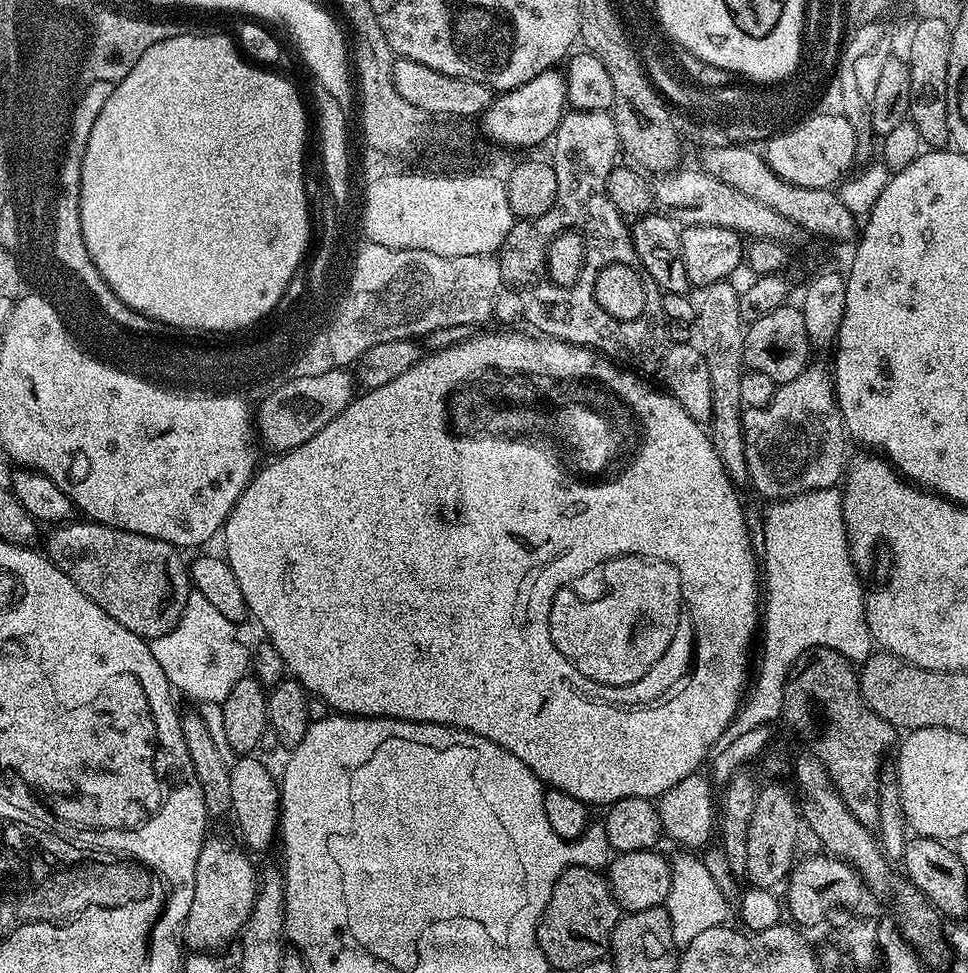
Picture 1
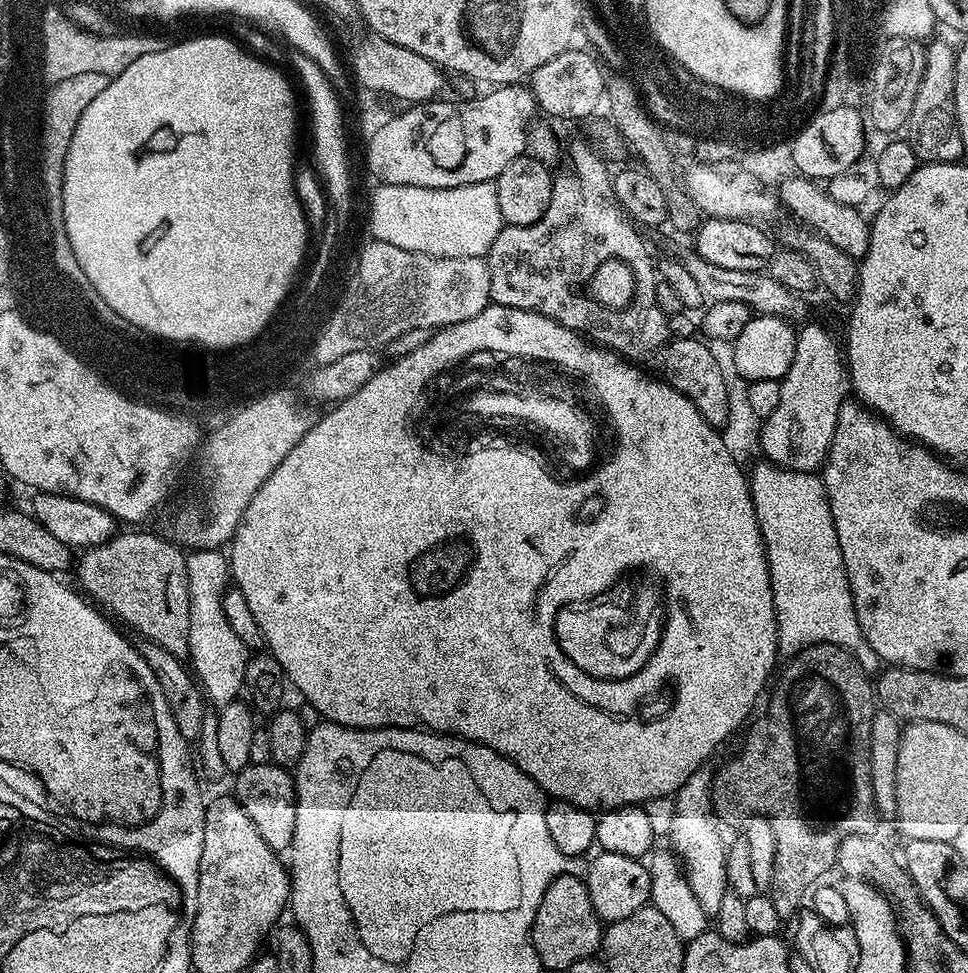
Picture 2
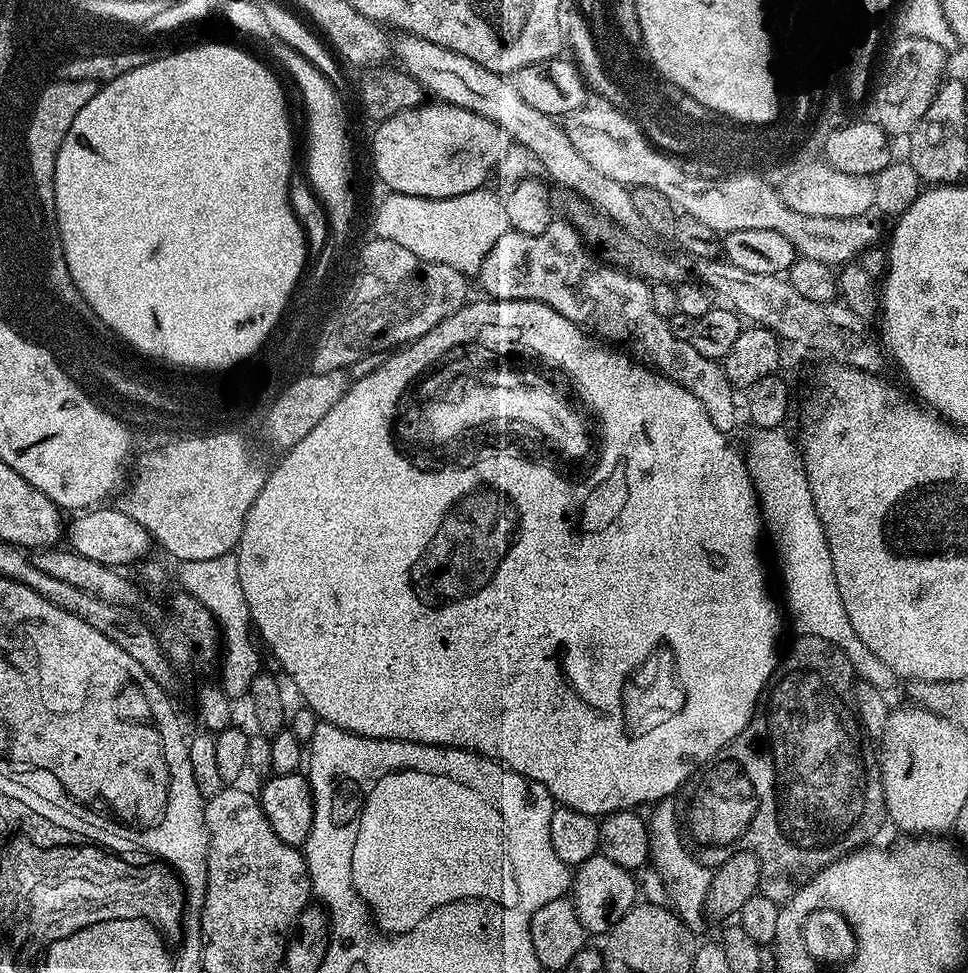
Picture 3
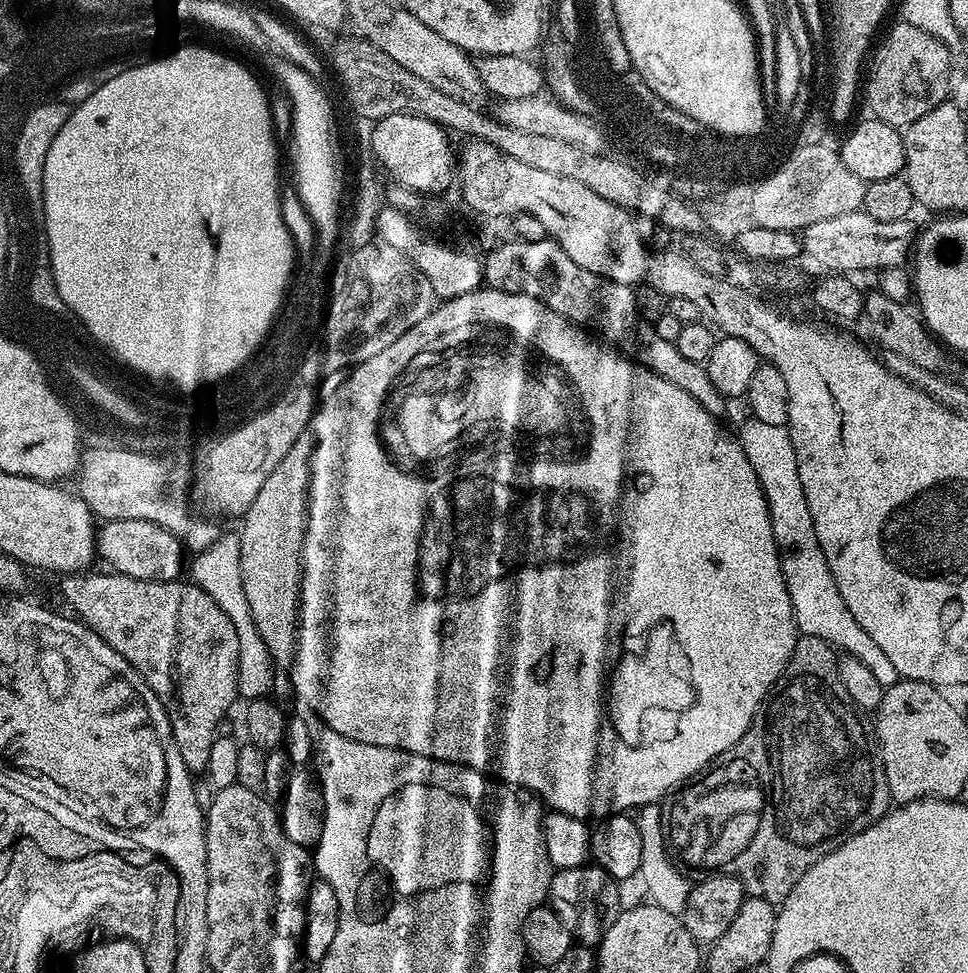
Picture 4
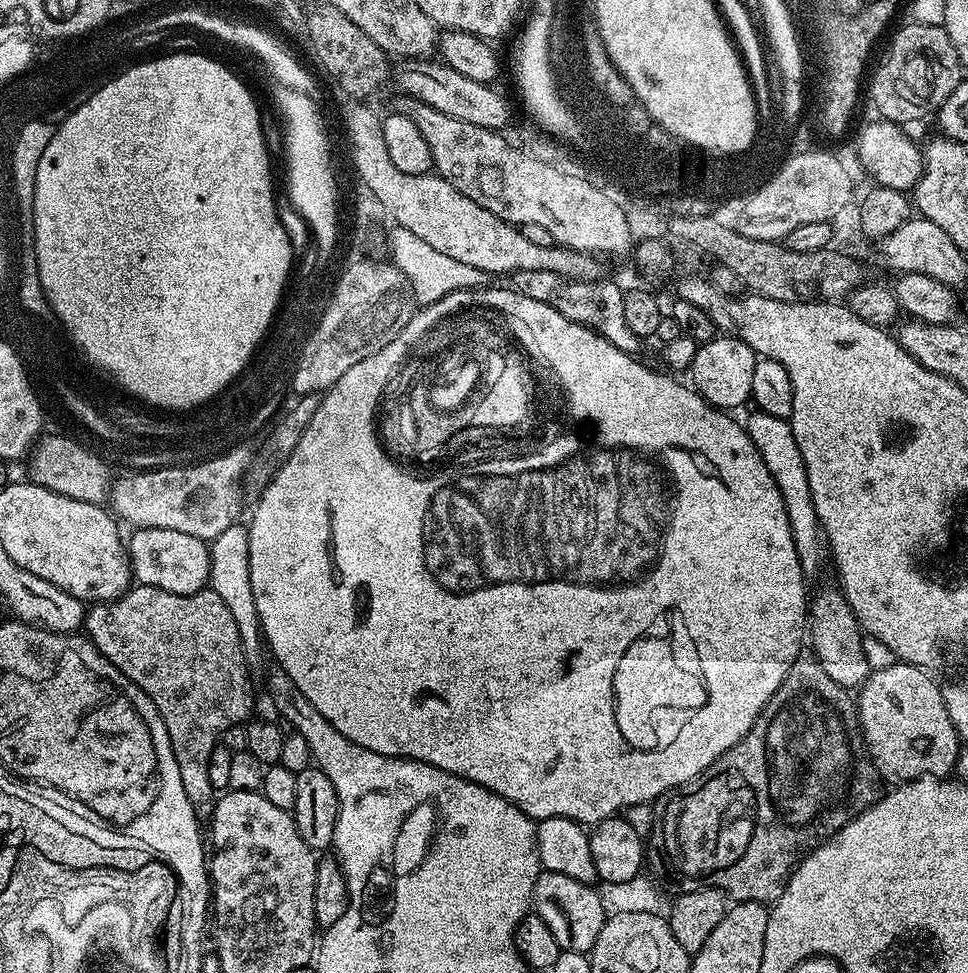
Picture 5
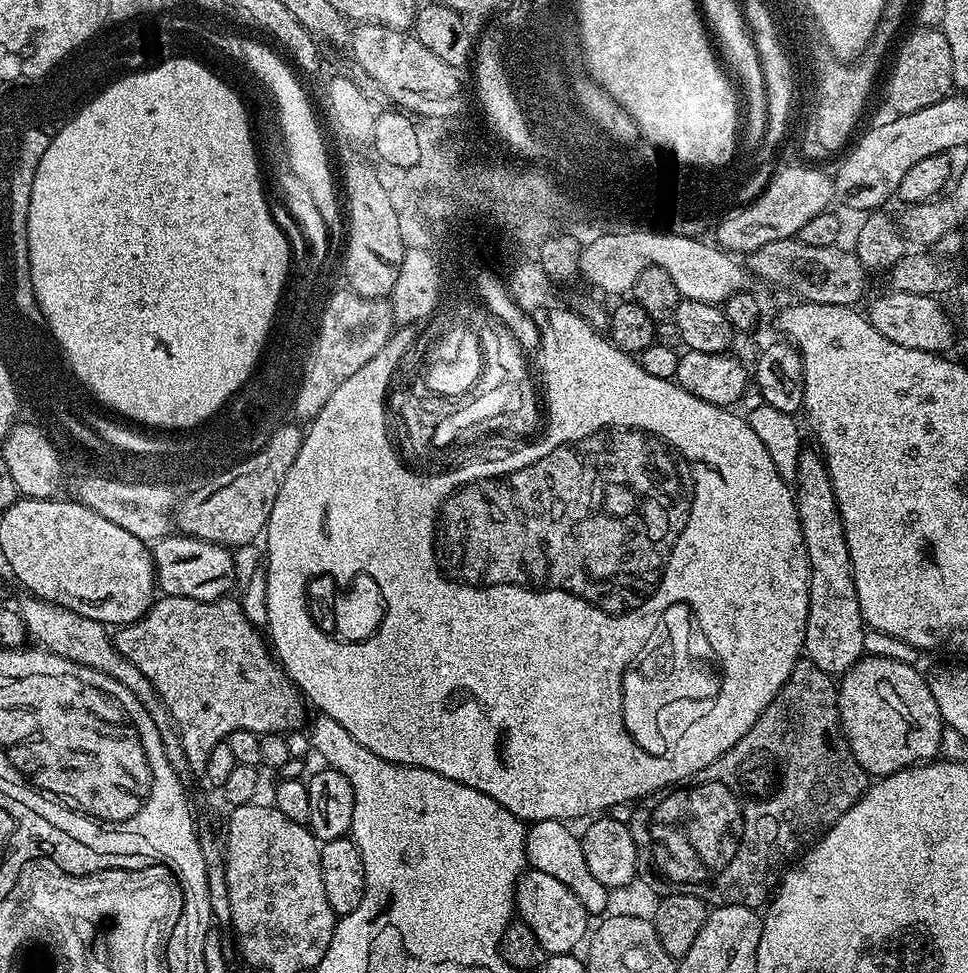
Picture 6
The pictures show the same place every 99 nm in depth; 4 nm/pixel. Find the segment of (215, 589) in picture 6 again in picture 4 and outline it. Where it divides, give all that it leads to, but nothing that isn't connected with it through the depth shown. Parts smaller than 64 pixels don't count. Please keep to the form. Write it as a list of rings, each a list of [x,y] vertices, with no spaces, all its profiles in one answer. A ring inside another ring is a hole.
[[[142,518],[109,520],[99,529],[96,546],[99,559],[104,559],[109,569],[122,576],[139,580],[181,579],[180,563],[186,560],[186,552],[180,539],[170,530]]]

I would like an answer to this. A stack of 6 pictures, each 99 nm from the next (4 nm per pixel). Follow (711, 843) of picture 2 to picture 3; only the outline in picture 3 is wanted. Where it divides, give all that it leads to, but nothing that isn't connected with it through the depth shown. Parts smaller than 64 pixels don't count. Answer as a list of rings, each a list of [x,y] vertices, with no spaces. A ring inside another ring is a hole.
[[[673,797],[657,801],[653,805],[652,814],[646,823],[648,826],[649,859],[656,872],[663,878],[669,903],[690,931],[694,934],[701,934],[700,932],[706,928],[706,922],[708,923],[705,899],[709,894],[713,871],[710,868],[703,868],[684,846],[678,804]]]

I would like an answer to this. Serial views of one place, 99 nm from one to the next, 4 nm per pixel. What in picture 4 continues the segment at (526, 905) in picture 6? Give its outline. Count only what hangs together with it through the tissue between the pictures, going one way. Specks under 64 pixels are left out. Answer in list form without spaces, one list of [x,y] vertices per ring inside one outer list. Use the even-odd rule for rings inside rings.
[[[595,866],[582,868],[562,868],[552,873],[548,900],[554,914],[570,930],[573,941],[584,946],[599,945],[600,937],[610,930],[610,926],[620,917],[618,881],[606,870]]]

